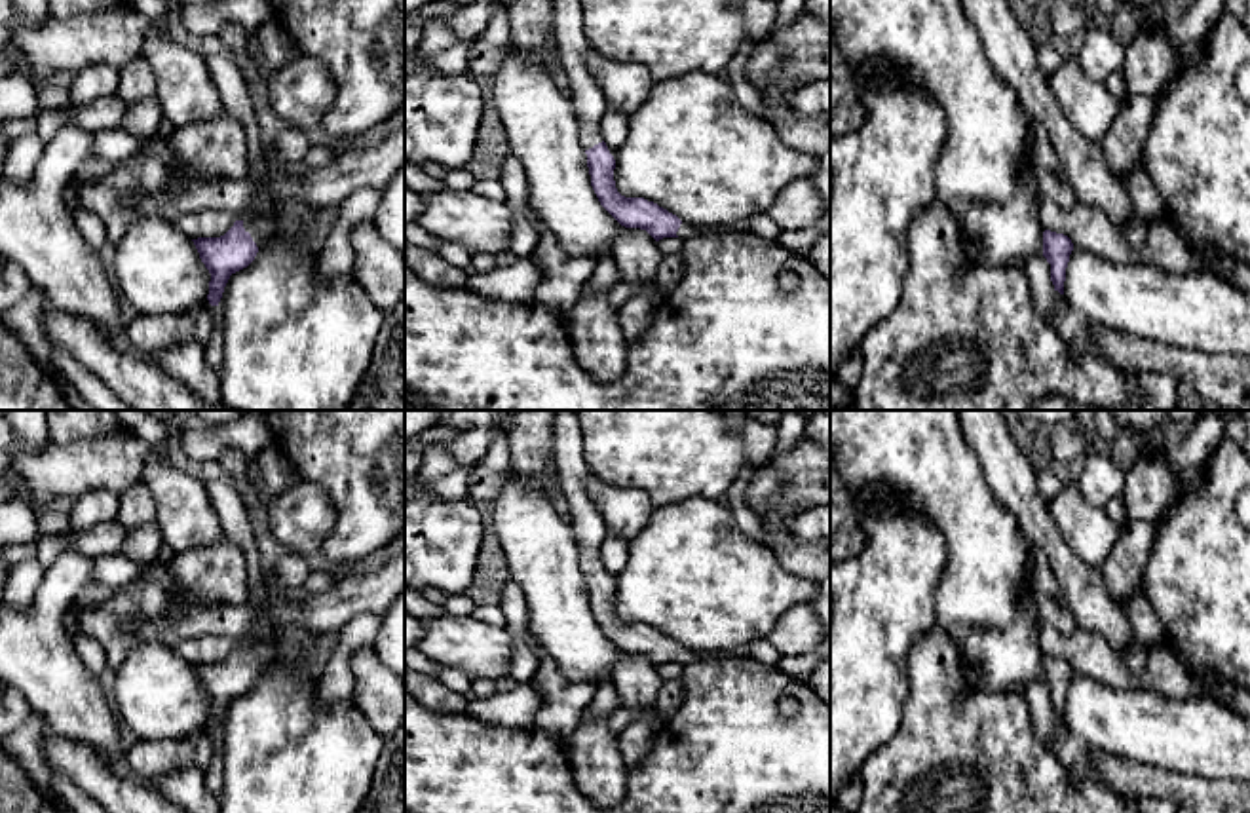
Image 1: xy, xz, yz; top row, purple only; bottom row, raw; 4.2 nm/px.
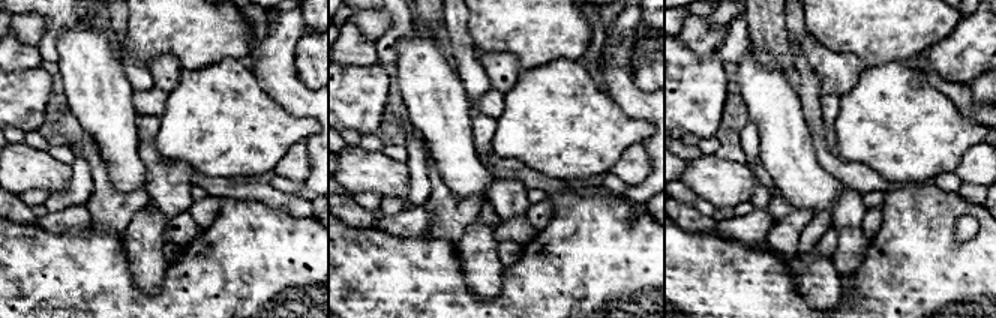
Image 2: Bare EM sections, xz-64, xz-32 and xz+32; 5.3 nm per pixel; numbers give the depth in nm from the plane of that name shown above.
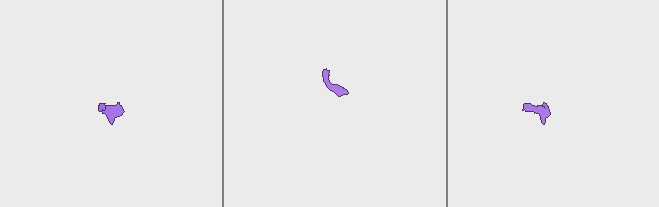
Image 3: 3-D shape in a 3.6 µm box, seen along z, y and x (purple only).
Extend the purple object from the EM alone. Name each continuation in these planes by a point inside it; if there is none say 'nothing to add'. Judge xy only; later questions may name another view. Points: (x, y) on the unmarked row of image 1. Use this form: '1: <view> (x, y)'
1: xy (263, 652)

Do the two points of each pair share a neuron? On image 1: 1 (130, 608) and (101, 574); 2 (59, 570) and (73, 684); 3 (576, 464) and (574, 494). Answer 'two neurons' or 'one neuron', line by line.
1: two neurons
2: one neuron
3: one neuron

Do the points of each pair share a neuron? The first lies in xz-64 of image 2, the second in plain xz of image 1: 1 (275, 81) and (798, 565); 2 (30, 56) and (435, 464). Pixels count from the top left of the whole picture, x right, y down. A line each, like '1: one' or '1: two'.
1: one
2: one

